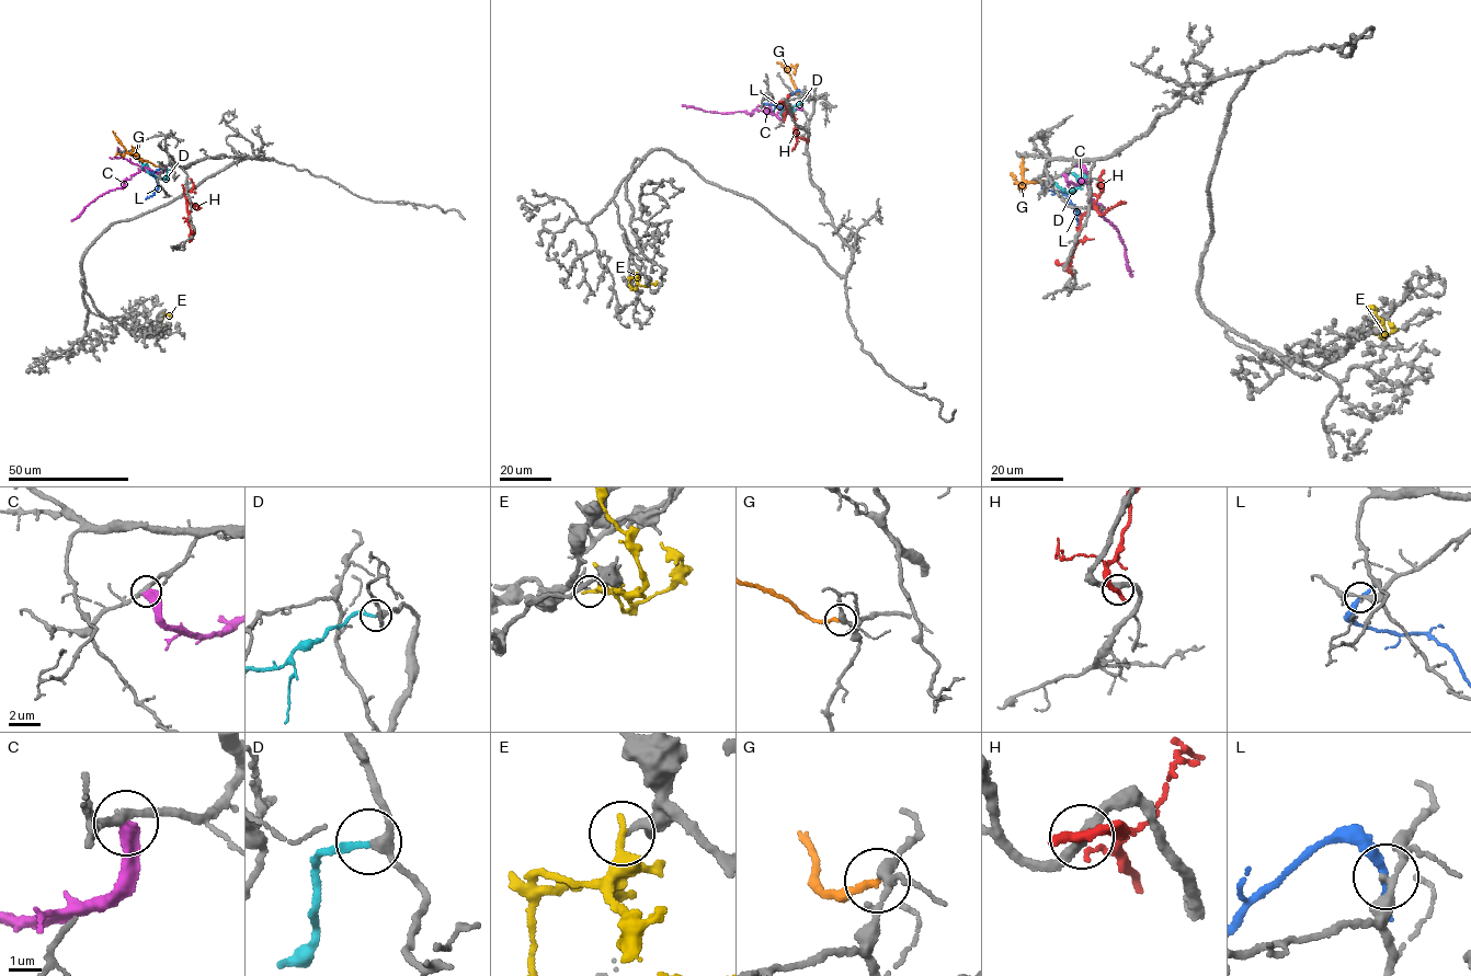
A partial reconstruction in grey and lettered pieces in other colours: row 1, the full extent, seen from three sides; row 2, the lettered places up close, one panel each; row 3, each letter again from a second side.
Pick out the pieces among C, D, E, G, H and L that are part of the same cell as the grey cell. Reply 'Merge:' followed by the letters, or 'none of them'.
Merge: D

